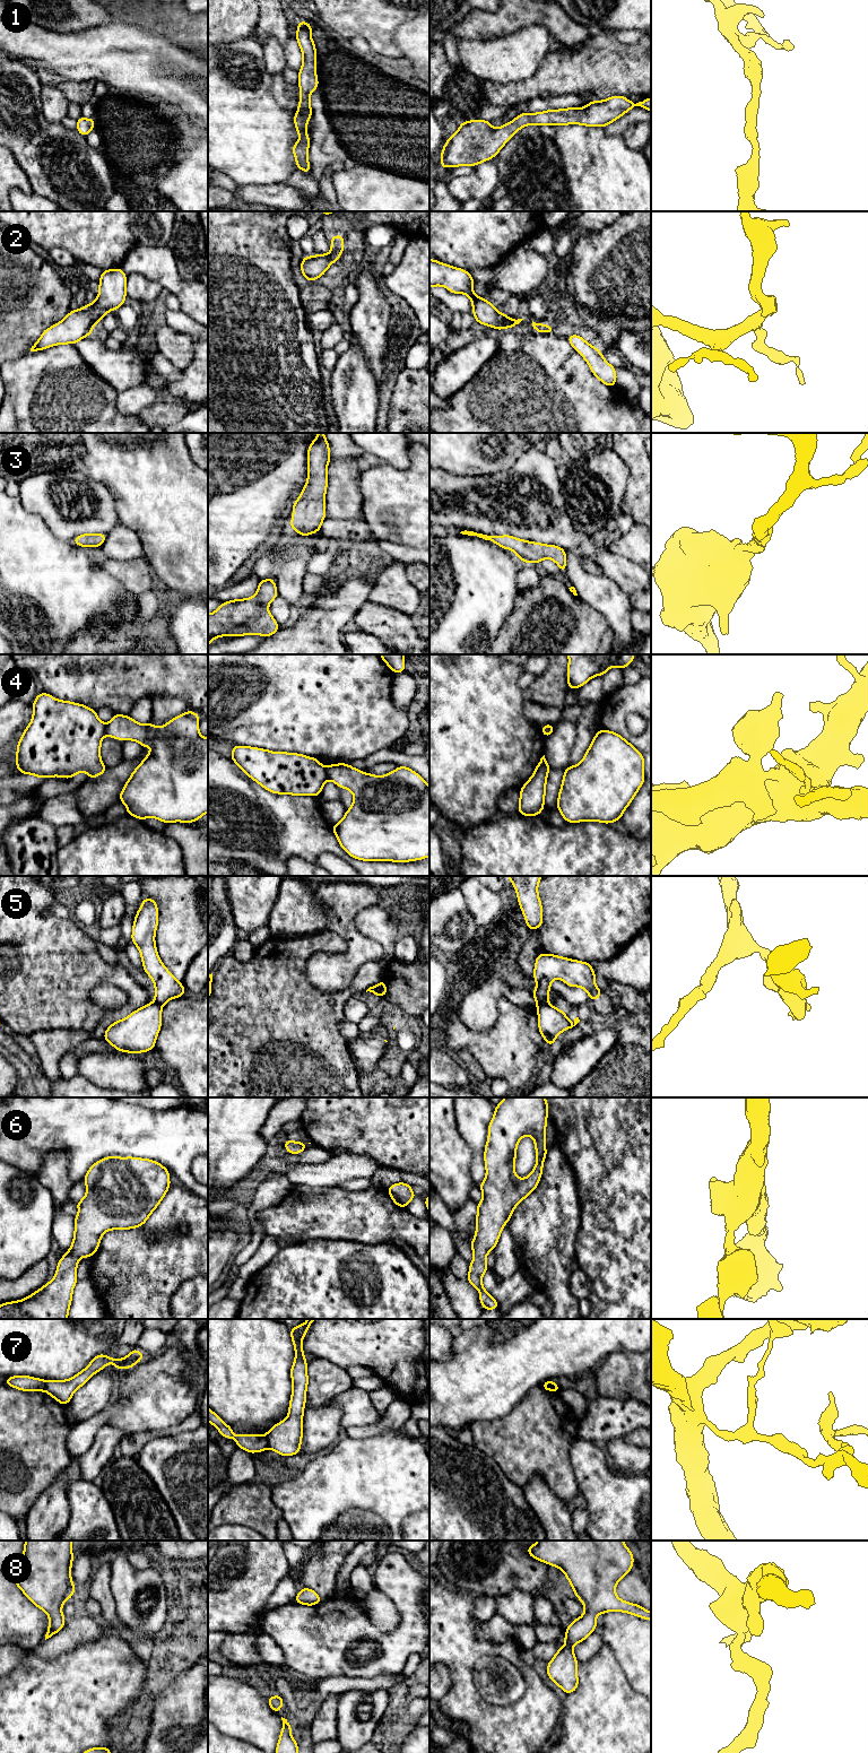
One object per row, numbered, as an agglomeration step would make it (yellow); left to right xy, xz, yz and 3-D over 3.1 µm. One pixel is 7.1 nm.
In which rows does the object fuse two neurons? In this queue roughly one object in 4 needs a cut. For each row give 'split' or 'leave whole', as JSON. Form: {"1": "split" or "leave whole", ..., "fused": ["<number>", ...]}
{"1": "leave whole", "2": "leave whole", "3": "leave whole", "4": "split", "5": "split", "6": "leave whole", "7": "split", "8": "leave whole", "fused": ["4", "5", "7"]}

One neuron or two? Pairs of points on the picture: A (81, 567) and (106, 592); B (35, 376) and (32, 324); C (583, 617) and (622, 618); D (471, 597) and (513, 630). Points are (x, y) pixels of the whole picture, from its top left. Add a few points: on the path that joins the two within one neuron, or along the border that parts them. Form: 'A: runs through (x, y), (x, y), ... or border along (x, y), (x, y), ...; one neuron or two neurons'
A: runs through (87, 573), (101, 587); one neuron
B: border along (29, 350), (11, 361); two neurons
C: border along (584, 601), (601, 614), (609, 627); two neurons
D: border along (517, 598), (513, 609), (493, 642); two neurons

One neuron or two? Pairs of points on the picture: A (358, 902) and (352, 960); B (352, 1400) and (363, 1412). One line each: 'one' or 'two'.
A: one
B: one

